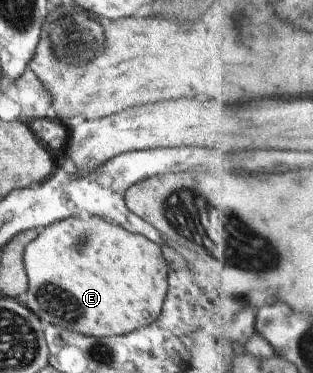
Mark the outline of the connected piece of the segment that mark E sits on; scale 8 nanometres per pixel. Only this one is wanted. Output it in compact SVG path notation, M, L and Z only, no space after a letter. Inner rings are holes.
M90 216L87 219L70 218L57 222L52 222L24 248L22 254L23 266L27 275L27 293L25 306L42 322L71 331L83 336L103 338L119 336L140 329L142 326L150 325L159 315L167 297L167 275L168 264L162 256L160 246L152 243L143 235L130 233L123 227L112 222L107 222L105 218Z

